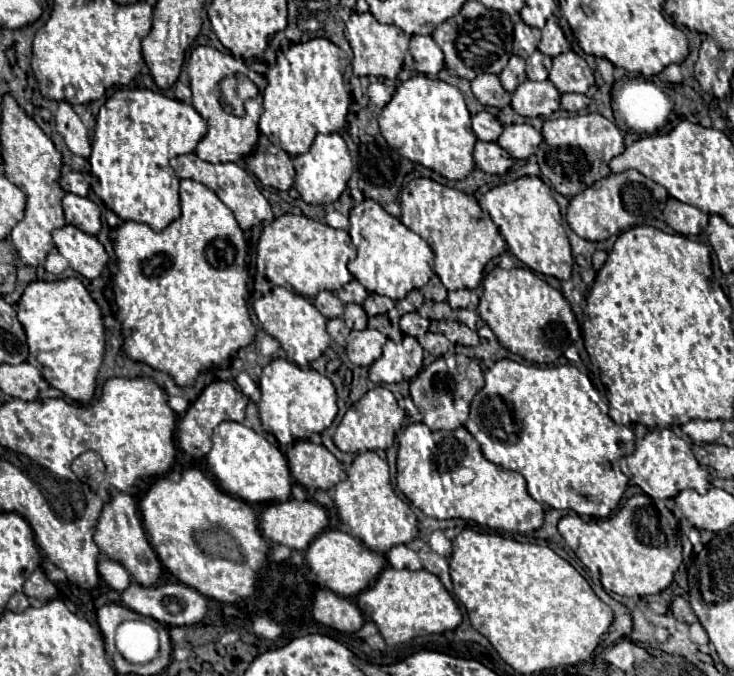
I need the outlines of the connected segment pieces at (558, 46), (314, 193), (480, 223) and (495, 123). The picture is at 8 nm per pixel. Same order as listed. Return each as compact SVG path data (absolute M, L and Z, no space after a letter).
M553 16L547 20L547 24L543 28L543 38L539 42L539 50L551 58L569 50L569 42Z
M317 134L309 152L293 158L293 166L297 170L295 188L301 198L311 206L329 206L333 204L341 192L347 188L347 180L351 176L351 156L345 140L339 134Z
M415 178L401 190L399 204L401 222L433 248L433 270L447 290L477 288L483 278L485 264L505 252L506 242L499 236L489 214L479 208L473 196L467 196L461 190L437 184L431 178Z
M479 112L477 116L473 116L473 132L479 140L485 140L485 142L495 142L501 134L503 126L501 122L489 114L489 112Z

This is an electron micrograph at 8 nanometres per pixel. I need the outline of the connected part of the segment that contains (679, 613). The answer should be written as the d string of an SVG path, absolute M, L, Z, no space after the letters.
M675 598L675 600L671 602L671 612L673 612L673 616L675 616L679 622L685 622L685 624L697 622L697 616L693 614L689 602L685 602L683 598Z

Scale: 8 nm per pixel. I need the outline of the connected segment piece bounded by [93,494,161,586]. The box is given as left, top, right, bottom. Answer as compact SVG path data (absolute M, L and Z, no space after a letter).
M119 494L109 504L103 506L103 512L99 516L97 530L95 530L93 538L95 538L95 544L99 546L99 550L103 554L107 554L111 560L123 564L127 568L127 572L141 586L155 586L161 580L161 562L145 536L137 502L131 496Z

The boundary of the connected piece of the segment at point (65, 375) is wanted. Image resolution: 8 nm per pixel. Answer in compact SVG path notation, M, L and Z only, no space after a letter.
M77 278L59 282L31 282L17 302L17 318L25 328L29 358L43 378L67 398L89 404L95 394L95 378L105 352L105 326L101 310Z

